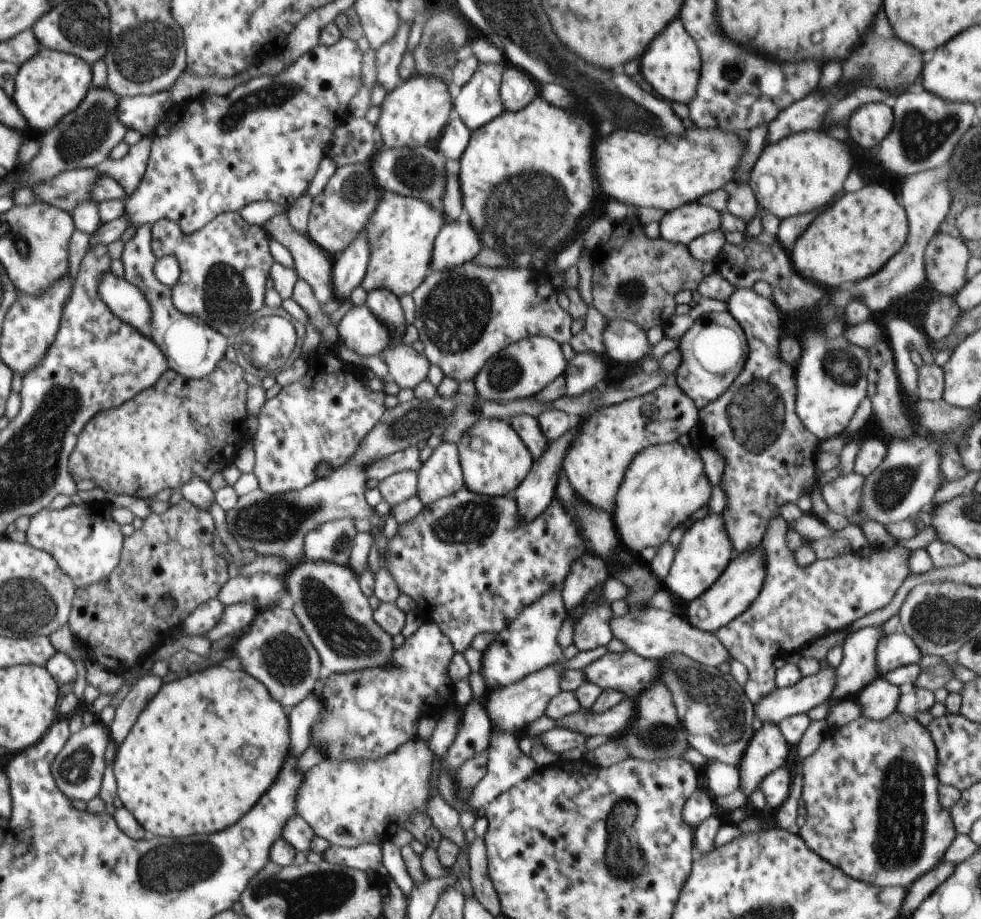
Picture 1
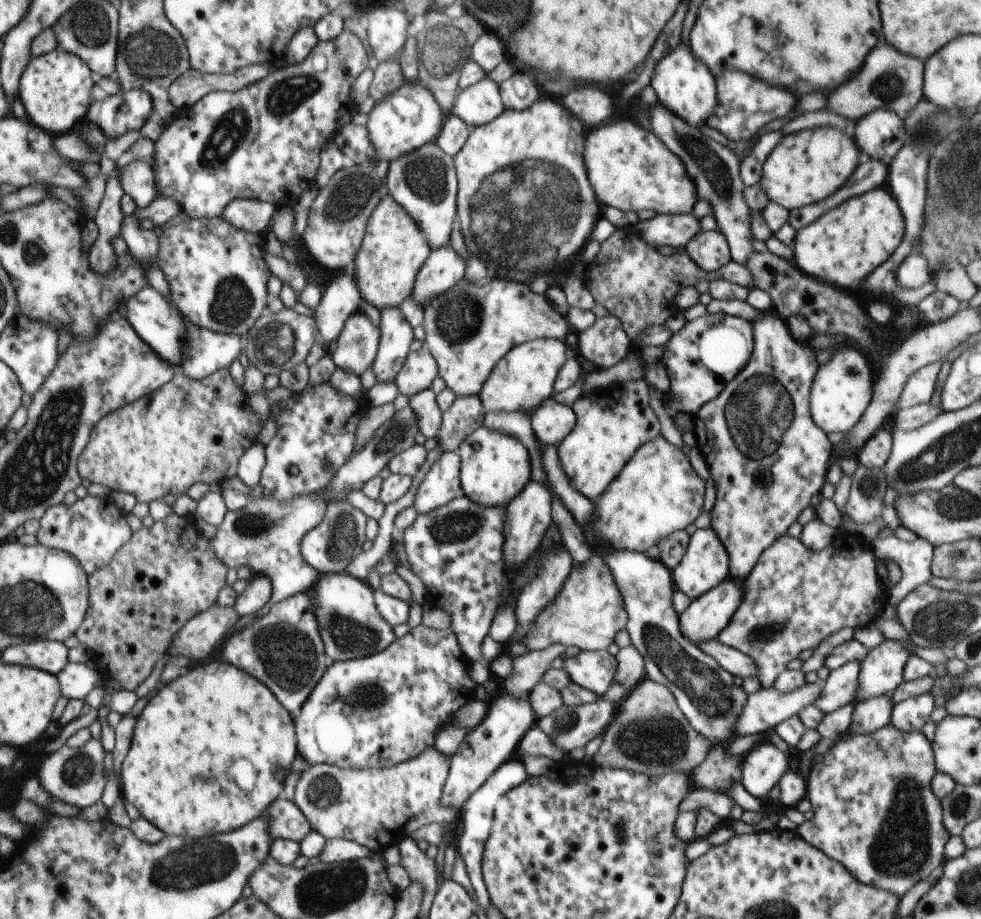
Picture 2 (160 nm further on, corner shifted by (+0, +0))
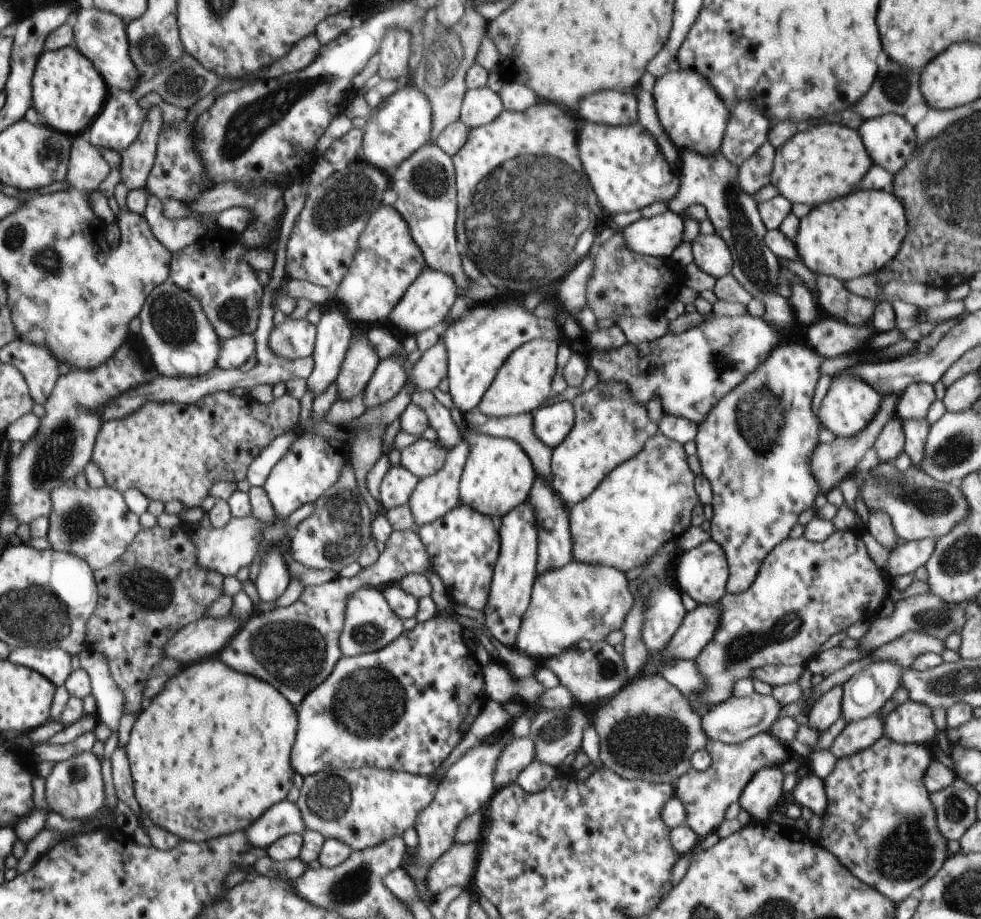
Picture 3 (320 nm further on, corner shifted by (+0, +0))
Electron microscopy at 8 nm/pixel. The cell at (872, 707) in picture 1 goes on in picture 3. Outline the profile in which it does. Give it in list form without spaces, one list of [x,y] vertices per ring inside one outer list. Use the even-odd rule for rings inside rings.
[[[878,715],[859,721],[850,721],[835,738],[829,751],[839,759],[870,748],[883,737],[883,722],[884,720]]]

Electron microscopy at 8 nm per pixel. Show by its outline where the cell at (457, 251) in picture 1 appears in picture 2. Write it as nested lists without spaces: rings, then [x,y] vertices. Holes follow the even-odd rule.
[[[451,247],[434,249],[417,274],[410,298],[425,307],[464,280],[466,264]]]

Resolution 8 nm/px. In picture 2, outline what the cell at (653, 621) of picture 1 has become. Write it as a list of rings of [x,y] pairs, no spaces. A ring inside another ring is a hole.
[[[716,639],[699,643],[698,646],[707,654],[712,655],[724,670],[731,675],[743,679],[757,677],[758,667],[753,658],[736,649],[721,645]]]

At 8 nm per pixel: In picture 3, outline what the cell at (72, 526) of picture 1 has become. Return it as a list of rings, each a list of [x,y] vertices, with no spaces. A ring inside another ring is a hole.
[[[60,485],[51,492],[51,502],[54,504],[49,518],[49,531],[47,539],[52,544],[52,549],[64,551],[79,556],[89,563],[94,571],[102,570],[110,566],[117,558],[120,558],[126,549],[140,532],[139,516],[128,509],[123,494],[105,485],[101,488]]]

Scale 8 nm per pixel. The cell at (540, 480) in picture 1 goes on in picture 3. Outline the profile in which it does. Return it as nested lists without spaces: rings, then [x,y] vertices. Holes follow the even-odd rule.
[[[526,502],[512,509],[501,518],[500,552],[495,562],[493,579],[485,606],[485,628],[492,638],[501,645],[512,648],[519,634],[522,617],[531,601],[531,592],[537,577],[538,533],[535,527],[535,514],[531,505]]]

